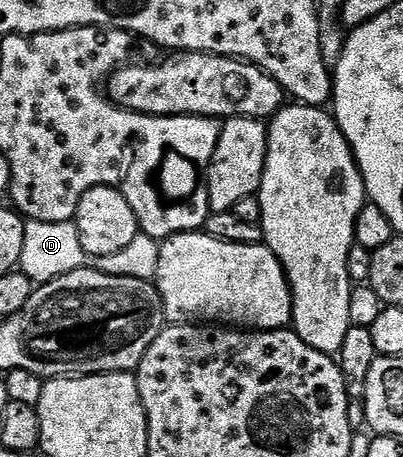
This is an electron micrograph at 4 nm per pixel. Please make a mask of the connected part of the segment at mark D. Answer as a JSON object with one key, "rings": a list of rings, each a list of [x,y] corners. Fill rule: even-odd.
{"rings":[[[25,220],[25,233],[23,234],[23,254],[19,271],[32,280],[34,285],[40,286],[59,278],[63,274],[71,274],[75,270],[88,267],[96,272],[122,276],[123,278],[139,278],[150,282],[156,281],[159,270],[159,254],[161,244],[147,233],[138,231],[130,244],[123,246],[115,254],[106,256],[88,256],[83,250],[83,242],[79,242],[79,230],[73,220],[67,222],[39,222],[38,220]]]}

